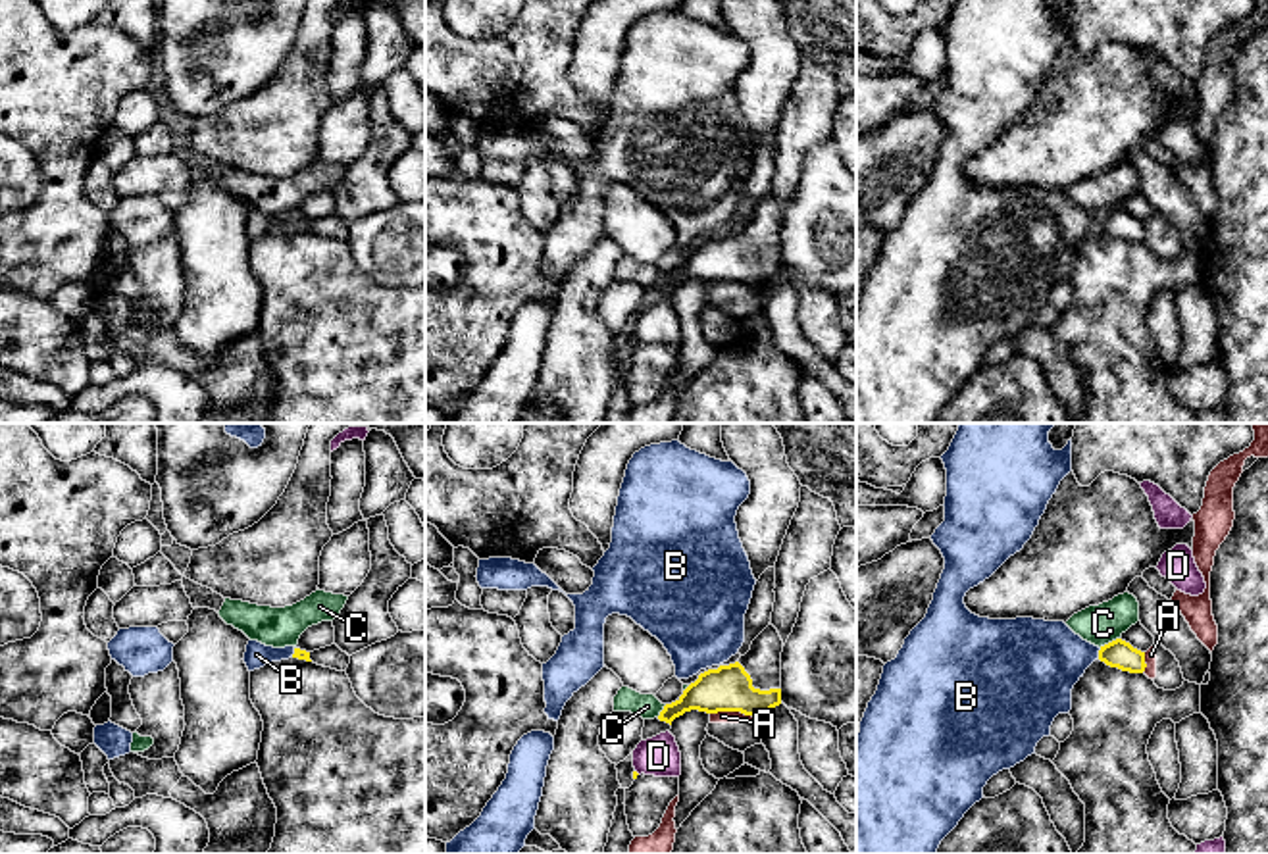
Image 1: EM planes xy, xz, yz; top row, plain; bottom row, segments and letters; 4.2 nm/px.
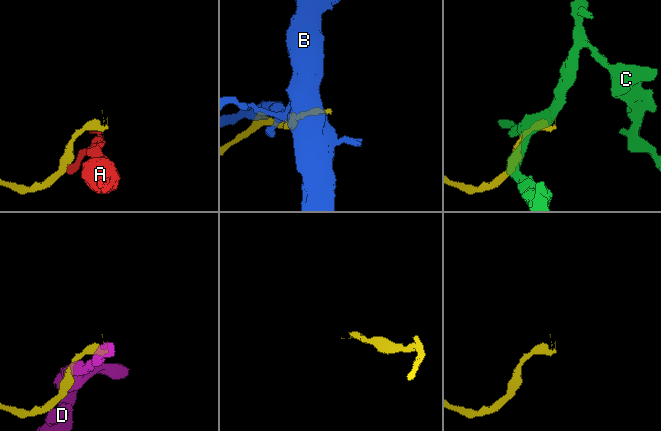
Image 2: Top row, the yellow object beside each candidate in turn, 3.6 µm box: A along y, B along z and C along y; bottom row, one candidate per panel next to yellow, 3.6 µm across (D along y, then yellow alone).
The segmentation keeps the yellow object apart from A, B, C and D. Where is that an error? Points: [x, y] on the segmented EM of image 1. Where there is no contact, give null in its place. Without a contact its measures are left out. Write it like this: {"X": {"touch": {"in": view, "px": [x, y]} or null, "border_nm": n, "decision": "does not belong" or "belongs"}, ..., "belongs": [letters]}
{"A": {"touch": {"in": "xz", "px": [735, 710]}, "border_nm": 220, "decision": "does not belong"}, "B": {"touch": {"in": "yz", "px": [1099, 653]}, "border_nm": 40, "decision": "does not belong"}, "C": {"touch": {"in": "yz", "px": [1109, 643]}, "border_nm": 100, "decision": "does not belong"}, "D": {"touch": null, "decision": "does not belong"}, "belongs": []}

